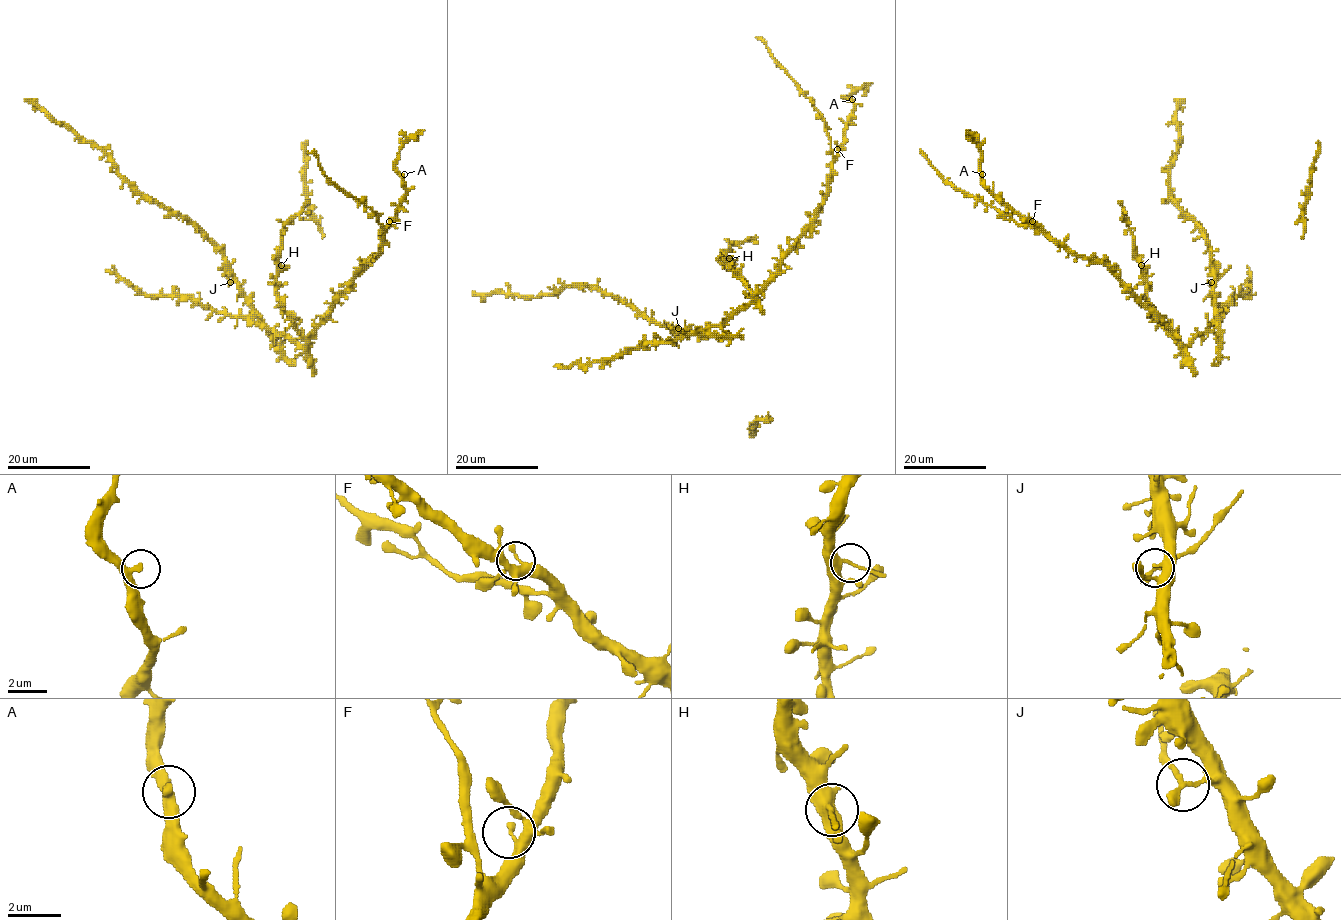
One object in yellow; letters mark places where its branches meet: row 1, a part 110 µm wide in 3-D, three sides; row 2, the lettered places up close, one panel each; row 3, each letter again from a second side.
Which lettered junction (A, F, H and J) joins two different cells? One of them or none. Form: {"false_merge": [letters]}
{"false_merge": ["J"]}

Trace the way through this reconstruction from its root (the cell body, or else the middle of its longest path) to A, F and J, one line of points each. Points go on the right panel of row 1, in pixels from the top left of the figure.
A: (1193, 340), (1185, 347), (1105, 265), (1068, 252), (1038, 225), (1023, 220), (985, 186), (982, 174)
F: (1193, 340), (1185, 347), (1105, 265), (1068, 252), (1032, 221)
J: (1193, 340), (1214, 319), (1214, 283), (1211, 282)

